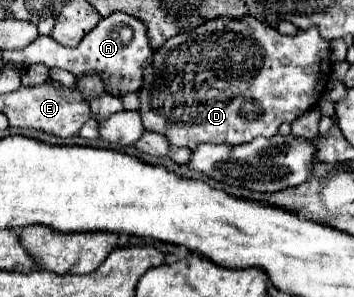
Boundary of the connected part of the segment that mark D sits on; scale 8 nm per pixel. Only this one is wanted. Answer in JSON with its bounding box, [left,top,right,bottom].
[139,17,329,149]

